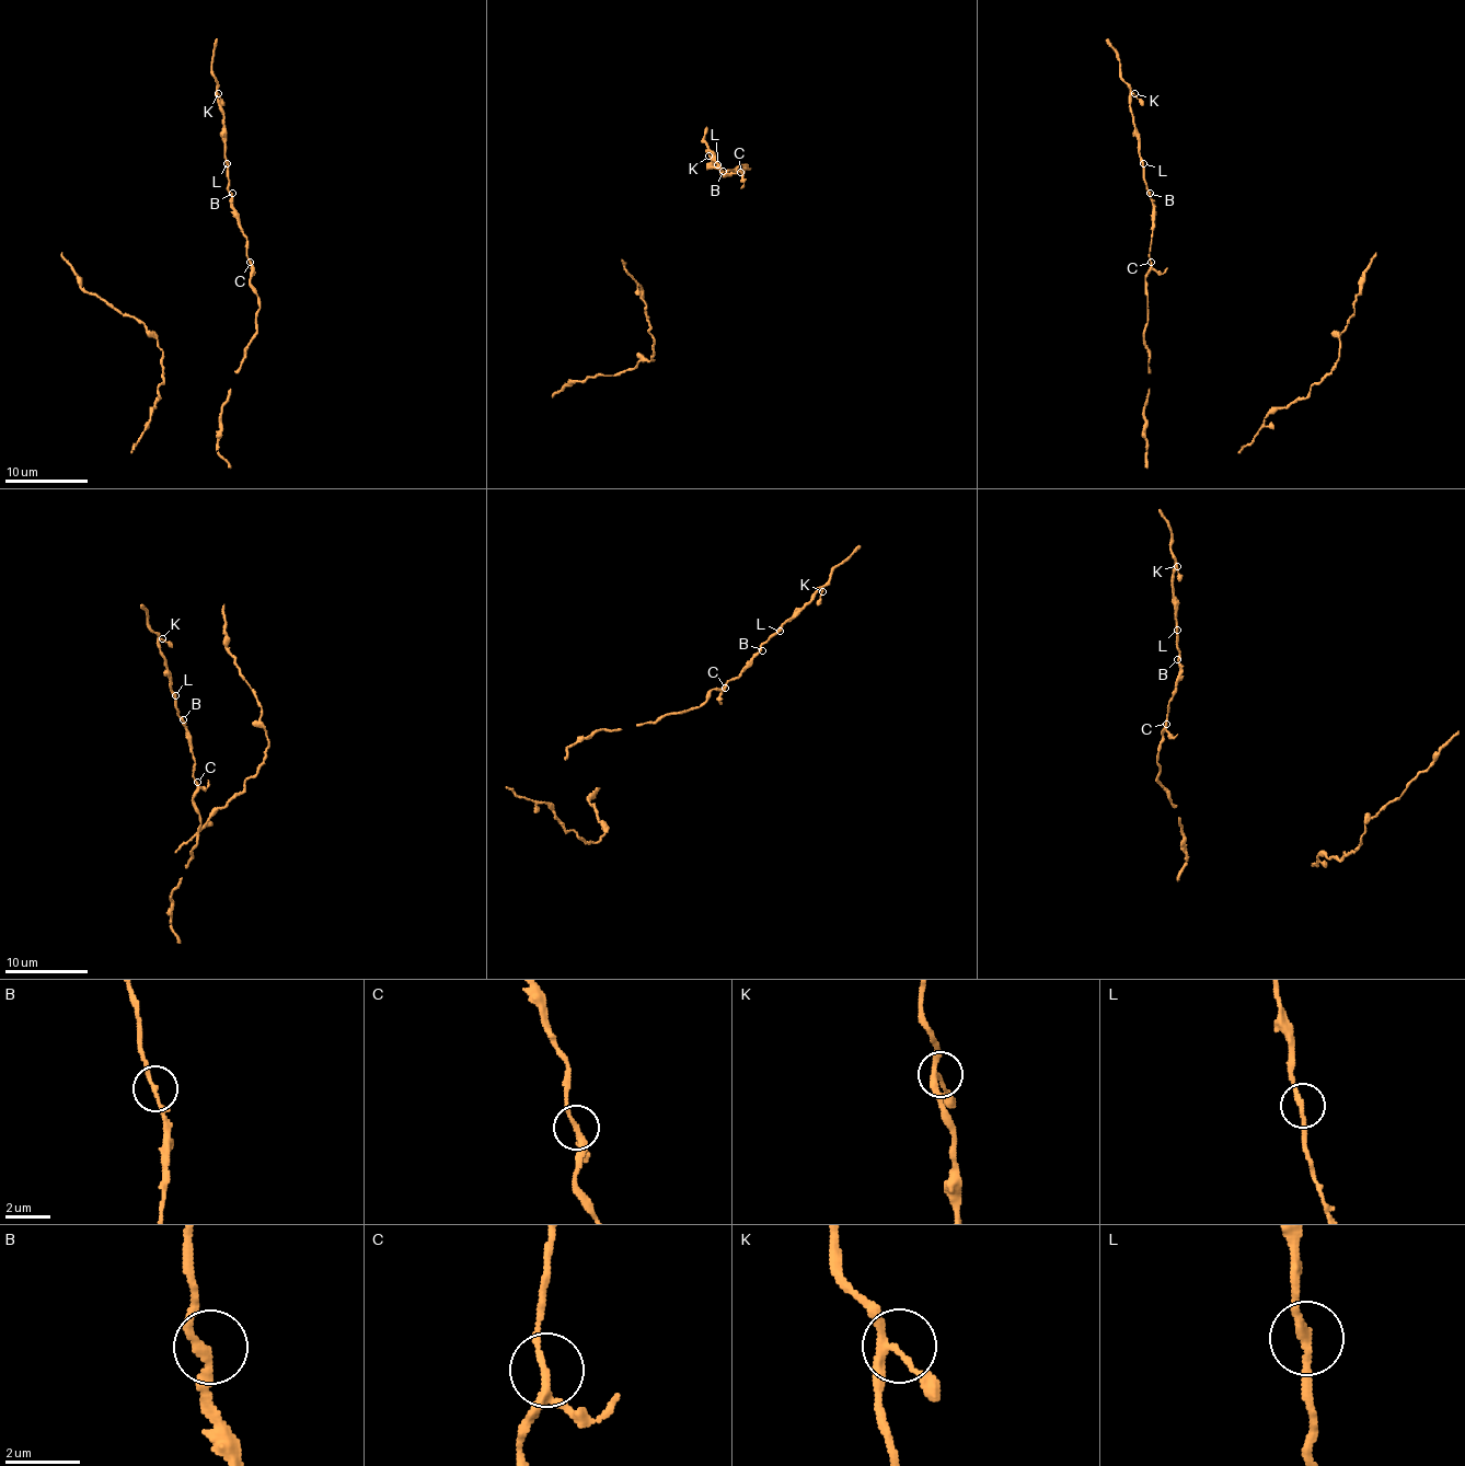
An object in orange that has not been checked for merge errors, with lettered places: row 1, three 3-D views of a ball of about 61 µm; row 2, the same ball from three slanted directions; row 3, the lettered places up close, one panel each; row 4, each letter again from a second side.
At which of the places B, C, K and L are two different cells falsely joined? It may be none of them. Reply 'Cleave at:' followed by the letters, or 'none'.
Cleave at: none

